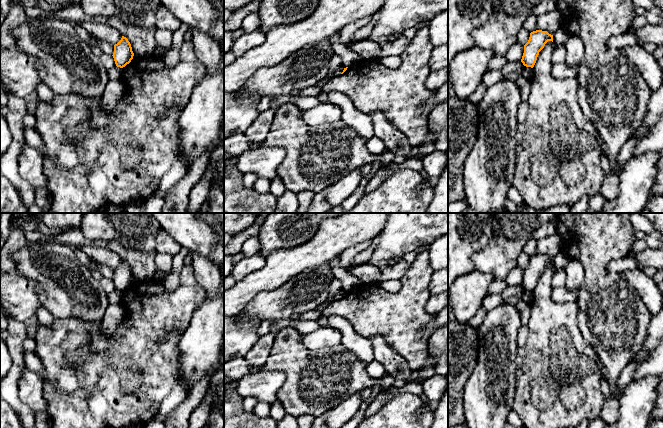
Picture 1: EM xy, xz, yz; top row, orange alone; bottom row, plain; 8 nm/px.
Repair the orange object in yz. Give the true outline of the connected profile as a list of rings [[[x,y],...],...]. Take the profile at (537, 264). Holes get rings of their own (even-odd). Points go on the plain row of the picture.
[[[536,254],[531,256],[528,266],[524,269],[524,277],[521,283],[523,289],[533,292],[539,276],[548,265],[553,266],[553,259],[547,255]]]

